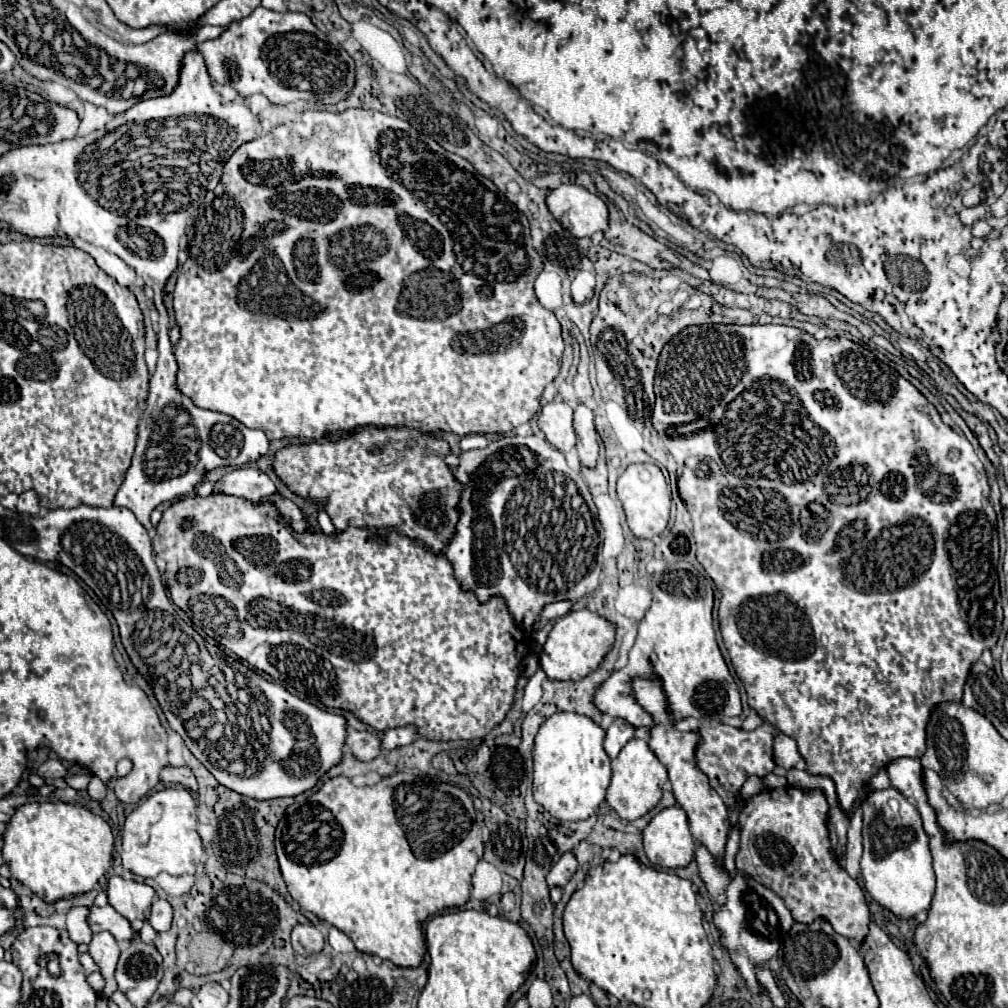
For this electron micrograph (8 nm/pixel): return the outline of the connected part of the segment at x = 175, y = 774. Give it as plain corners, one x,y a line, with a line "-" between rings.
173,766
163,768
161,780
163,780
163,782
181,784
181,786
185,786
185,788
191,790
191,792
197,792
197,778
195,778
193,772
191,772
189,768
185,768
185,766
181,766
181,768
173,768

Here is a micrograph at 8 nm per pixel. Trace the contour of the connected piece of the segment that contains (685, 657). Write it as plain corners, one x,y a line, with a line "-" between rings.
689,562
669,564
667,570
653,580
653,604
639,622
639,636
629,652
629,664
615,670
595,690
595,708
609,716
621,716
633,728
653,726
651,716
635,702
631,682
637,676
659,676
669,700
669,708
677,720
693,716
699,720
719,722
723,716
741,714
741,698
733,676
715,642
711,620
713,588
707,578

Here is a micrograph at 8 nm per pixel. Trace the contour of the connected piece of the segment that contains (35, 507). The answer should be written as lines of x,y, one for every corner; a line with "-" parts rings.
27,490
19,496
19,502
17,502
19,512
27,512
27,514
35,516
35,514
39,514
39,508
41,508
41,504
39,504
39,496
35,490

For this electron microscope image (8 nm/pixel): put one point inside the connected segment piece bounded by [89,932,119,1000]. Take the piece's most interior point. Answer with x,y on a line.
104,949

